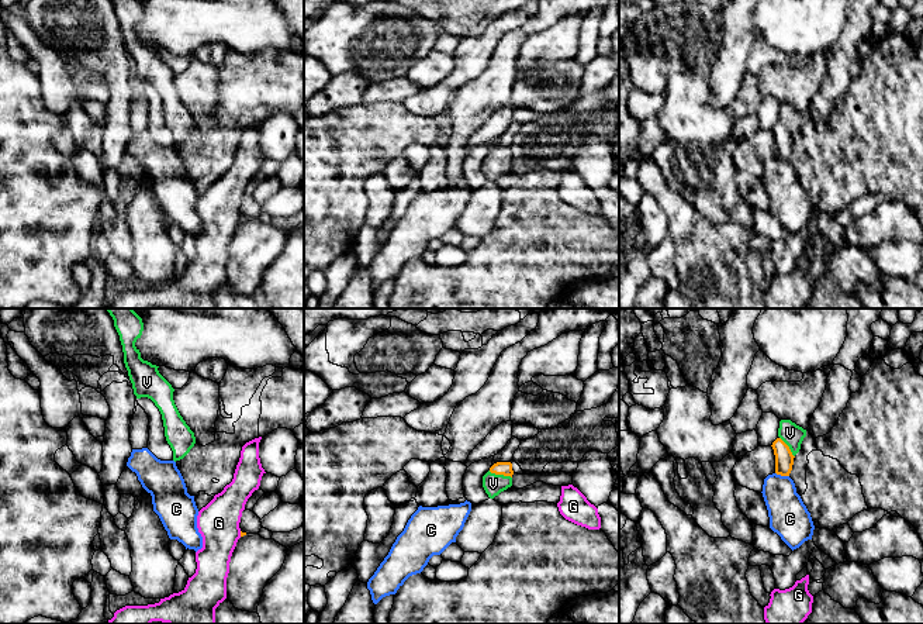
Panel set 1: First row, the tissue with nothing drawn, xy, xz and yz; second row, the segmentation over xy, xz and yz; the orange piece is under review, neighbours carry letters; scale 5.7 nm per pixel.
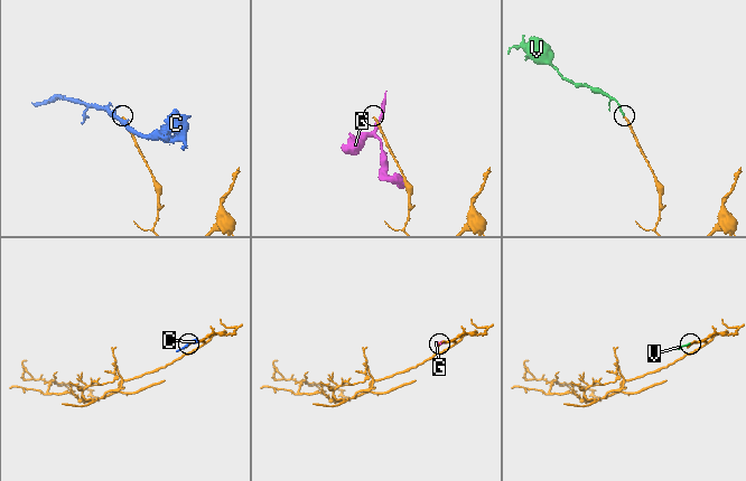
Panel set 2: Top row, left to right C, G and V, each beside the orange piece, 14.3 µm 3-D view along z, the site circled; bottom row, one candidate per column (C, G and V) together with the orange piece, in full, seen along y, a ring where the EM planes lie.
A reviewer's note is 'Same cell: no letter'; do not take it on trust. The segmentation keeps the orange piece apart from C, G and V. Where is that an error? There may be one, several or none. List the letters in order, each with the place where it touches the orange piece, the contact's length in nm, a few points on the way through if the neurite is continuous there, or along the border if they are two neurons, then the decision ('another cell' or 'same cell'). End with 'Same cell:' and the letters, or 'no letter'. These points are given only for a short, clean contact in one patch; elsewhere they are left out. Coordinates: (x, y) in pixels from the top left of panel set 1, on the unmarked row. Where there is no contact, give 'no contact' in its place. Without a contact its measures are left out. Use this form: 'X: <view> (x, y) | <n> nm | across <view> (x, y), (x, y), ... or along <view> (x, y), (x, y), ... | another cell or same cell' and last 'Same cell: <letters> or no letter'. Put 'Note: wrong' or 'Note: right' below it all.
C: yz (783, 159) | 80 nm | another cell
G: xy (241, 219) | 30 nm | another cell
V: xz (500, 158) | 140 nm | across xz (500, 152), (500, 158), (493, 168) | same cell
Same cell: V
Note: wrong

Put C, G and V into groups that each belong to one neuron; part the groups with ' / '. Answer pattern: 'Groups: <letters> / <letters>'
Groups: C / G / V

